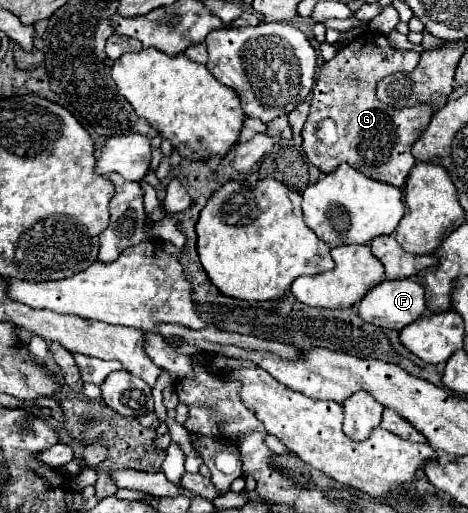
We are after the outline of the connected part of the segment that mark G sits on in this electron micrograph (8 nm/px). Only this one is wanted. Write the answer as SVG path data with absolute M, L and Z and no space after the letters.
M366 31L358 35L350 45L340 47L338 53L320 67L320 75L312 89L310 115L302 129L302 147L306 151L308 161L326 175L332 173L340 163L348 163L350 167L358 169L370 179L376 179L394 187L402 187L406 183L410 169L416 165L416 159L412 157L410 149L420 137L420 133L426 129L426 125L430 123L434 111L432 107L426 107L426 105L410 107L406 111L394 111L392 107L386 107L376 99L376 85L386 75L414 71L414 67L418 65L418 59L420 59L418 53L394 49L390 47L388 37L374 31Z

